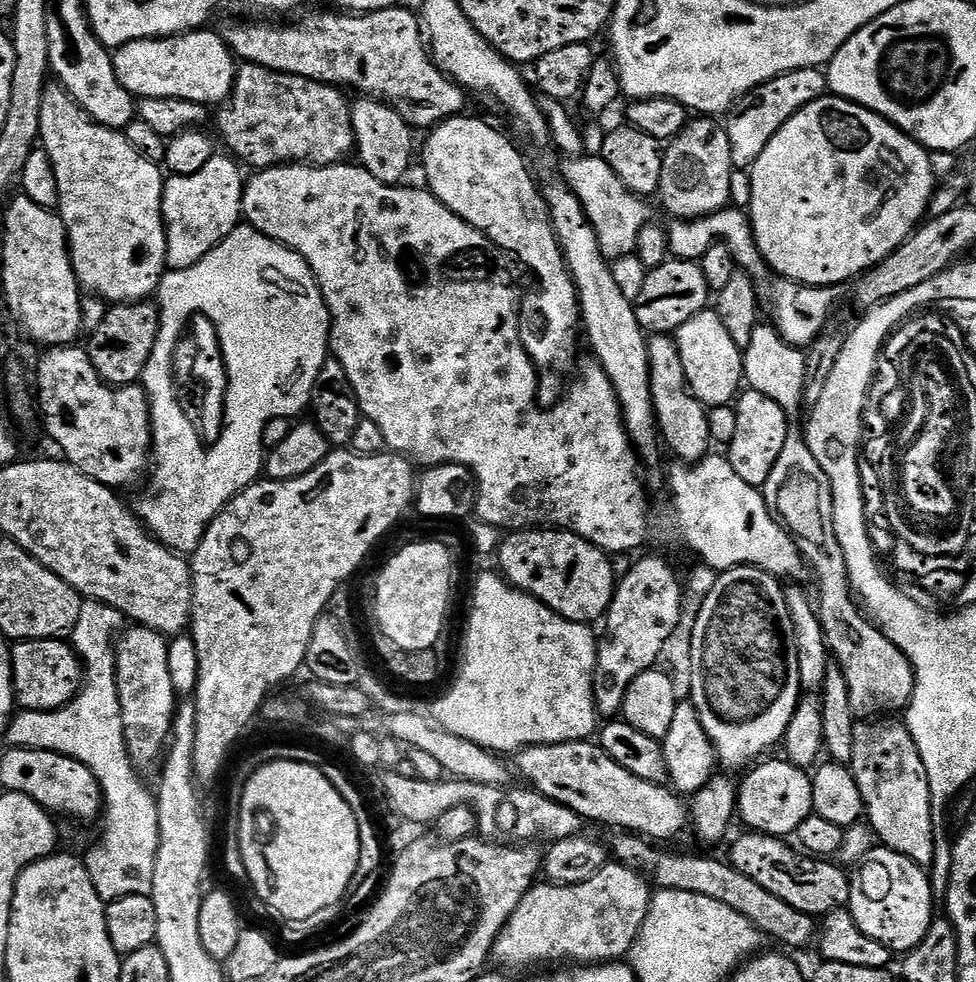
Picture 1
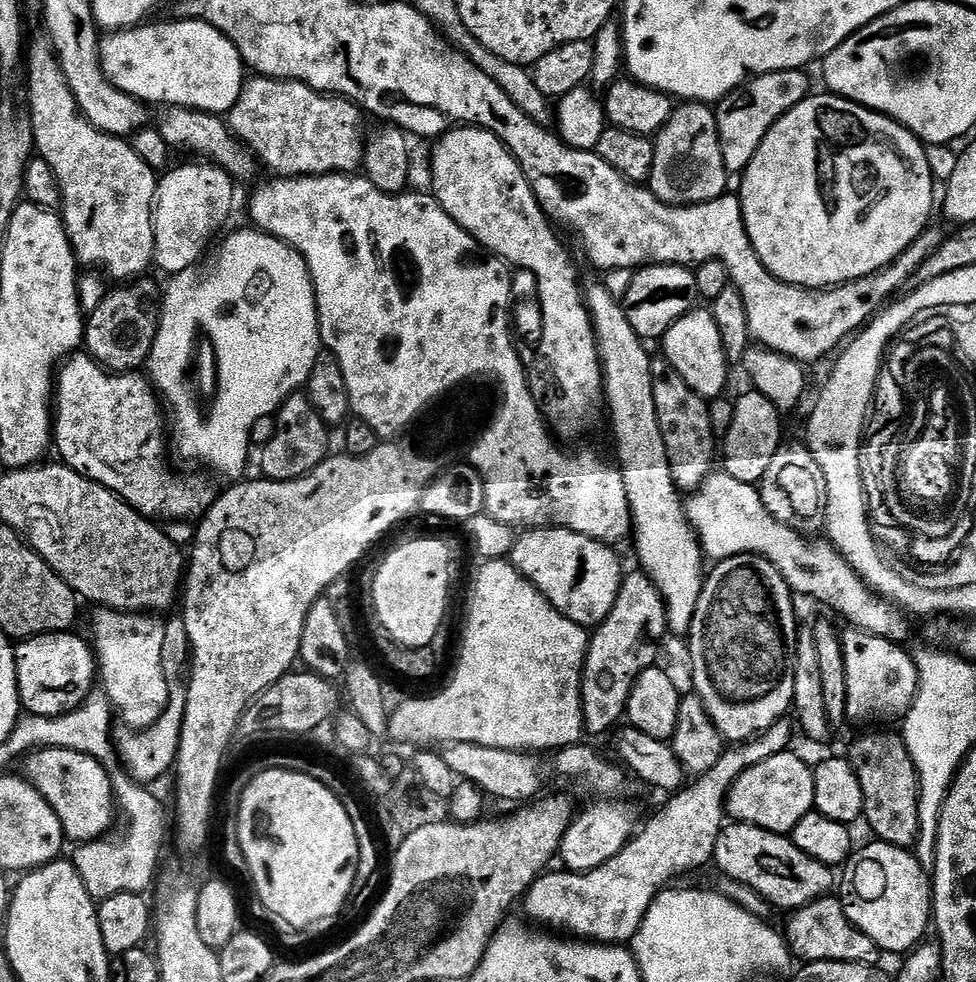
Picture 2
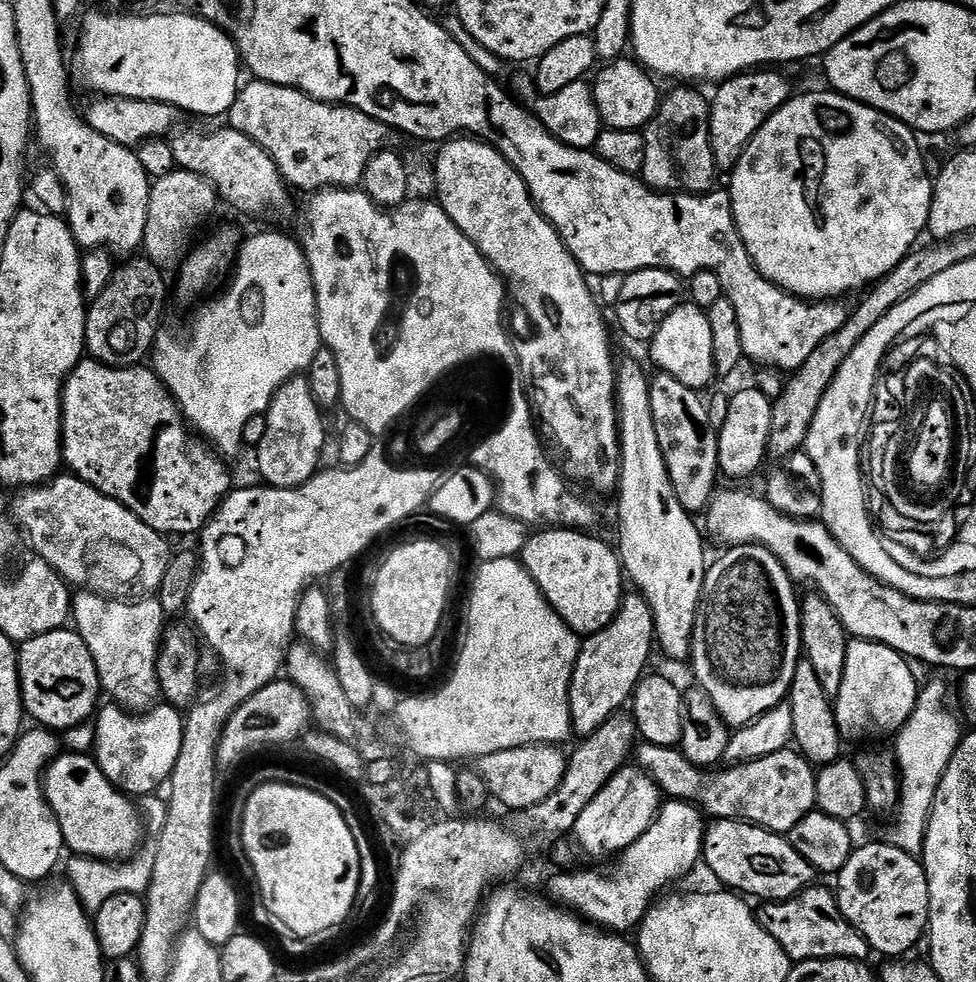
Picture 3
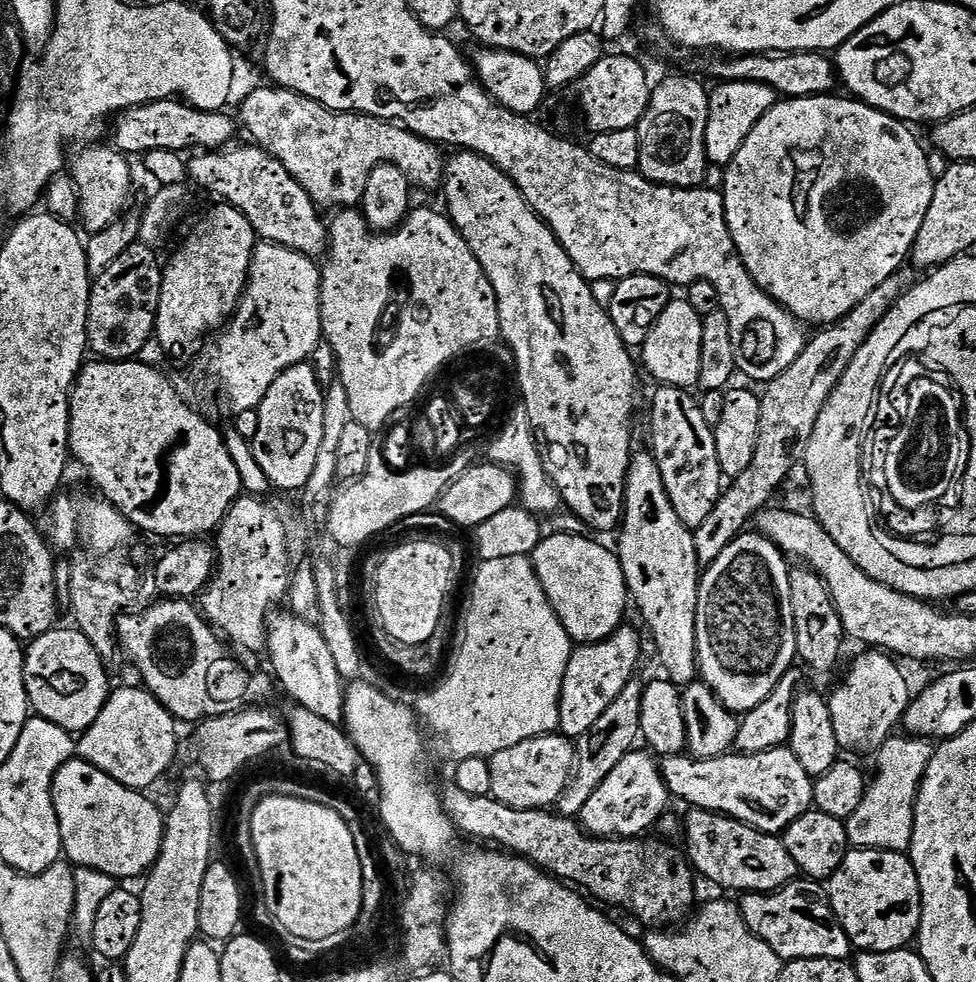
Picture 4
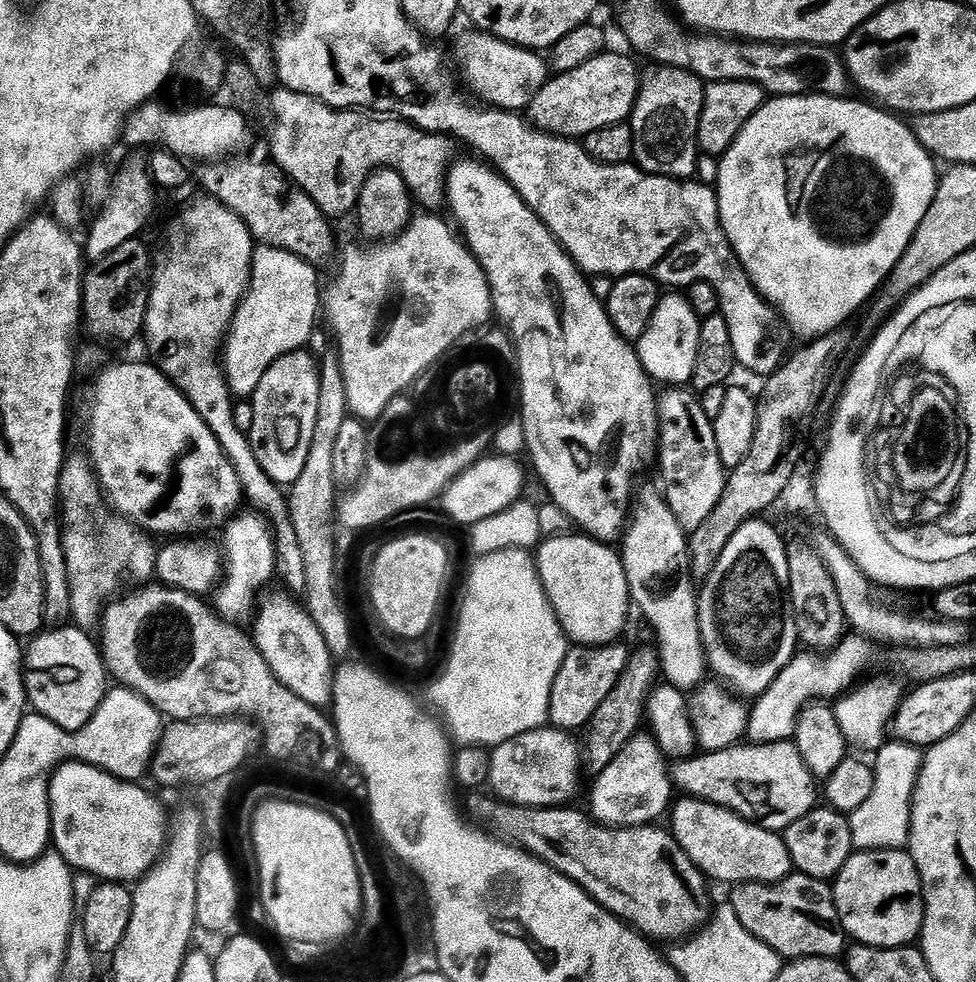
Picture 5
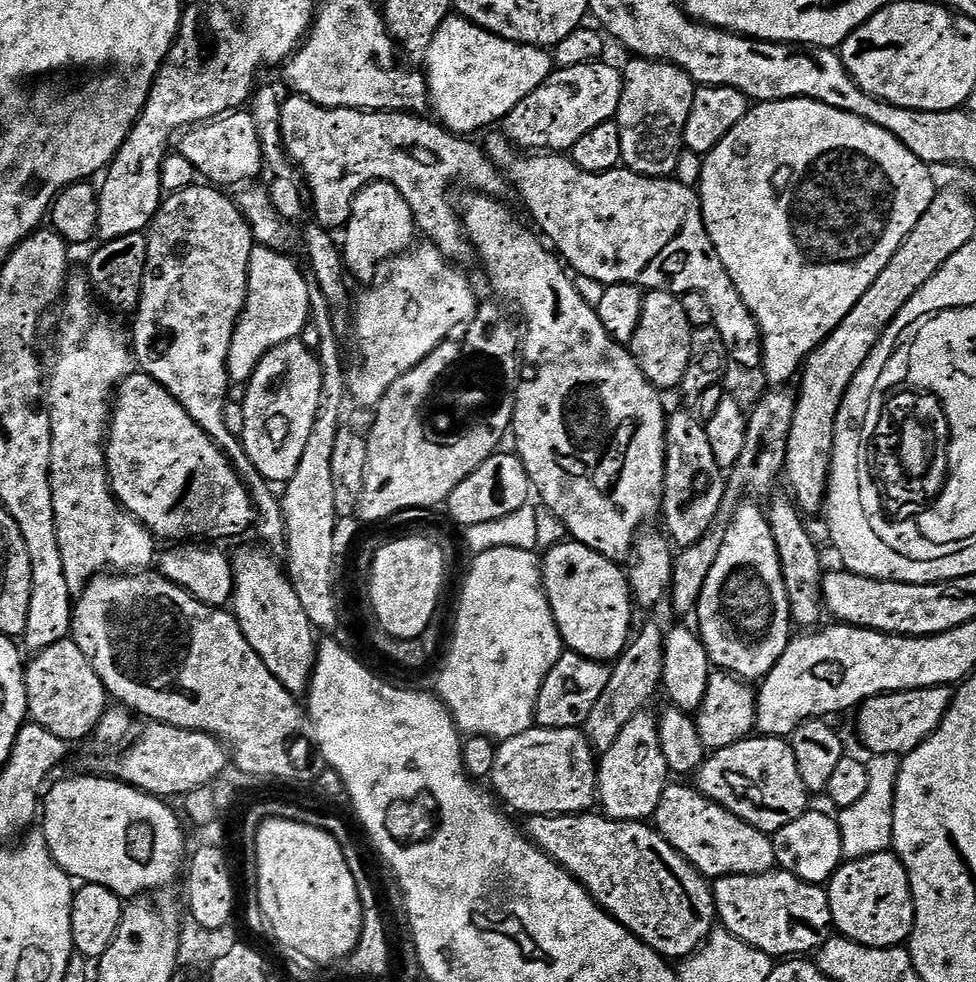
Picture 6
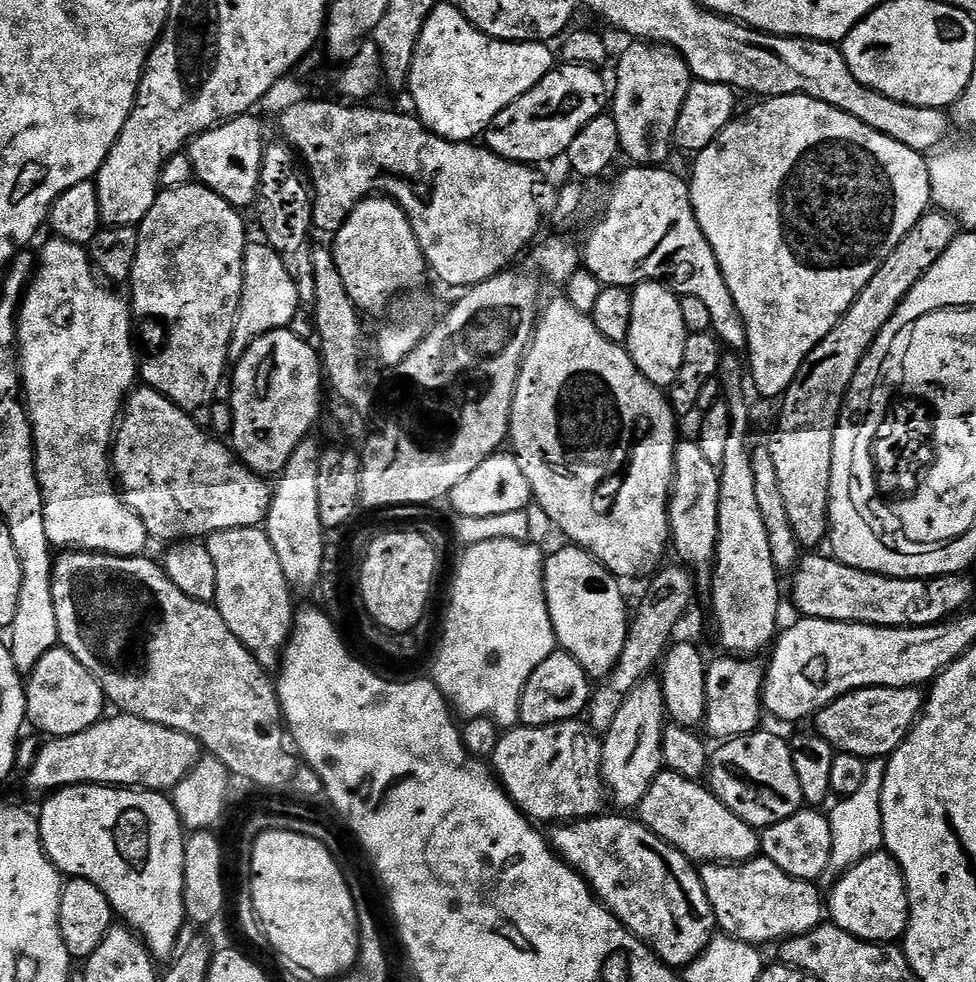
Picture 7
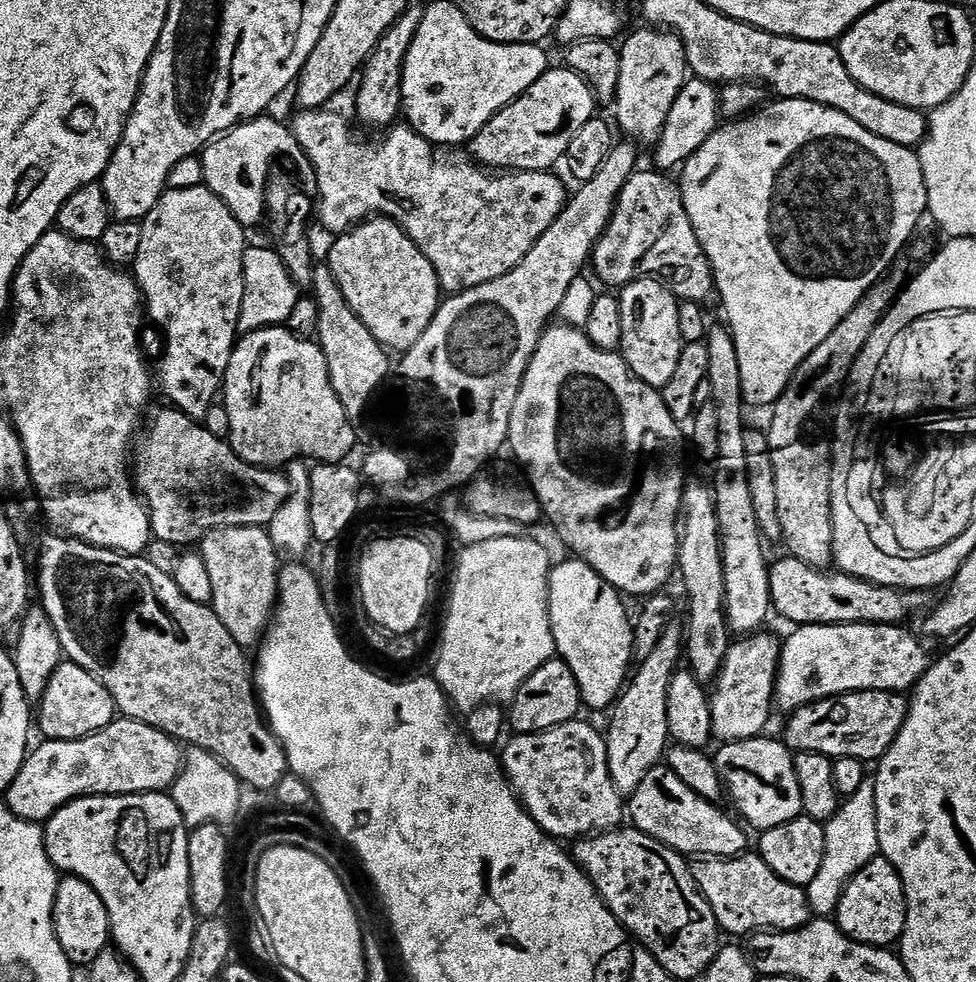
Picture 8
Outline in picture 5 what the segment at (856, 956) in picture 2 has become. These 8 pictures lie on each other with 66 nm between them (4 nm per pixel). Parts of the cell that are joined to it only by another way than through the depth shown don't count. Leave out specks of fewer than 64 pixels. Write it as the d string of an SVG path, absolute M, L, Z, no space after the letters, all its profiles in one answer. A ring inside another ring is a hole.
M793 871L783 880L769 884L735 885L731 892L730 903L734 914L738 914L738 922L782 958L789 961L803 960L805 956L836 958L845 949L846 936L832 901L831 887L825 881Z

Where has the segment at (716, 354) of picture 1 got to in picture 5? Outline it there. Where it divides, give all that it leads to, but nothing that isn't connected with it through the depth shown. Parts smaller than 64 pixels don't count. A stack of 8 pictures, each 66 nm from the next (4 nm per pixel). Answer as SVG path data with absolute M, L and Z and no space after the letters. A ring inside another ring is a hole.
M661 295L656 303L652 316L648 319L645 332L635 345L642 366L653 381L660 380L664 386L684 386L691 381L694 372L694 362L698 356L698 338L700 337L701 319L696 316L687 295Z

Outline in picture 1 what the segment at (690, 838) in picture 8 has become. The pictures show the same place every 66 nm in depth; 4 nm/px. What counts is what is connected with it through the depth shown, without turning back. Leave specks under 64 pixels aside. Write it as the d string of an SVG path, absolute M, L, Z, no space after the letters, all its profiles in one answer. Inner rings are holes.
M744 835L748 836L740 836L733 842L730 863L739 872L746 874L746 878L754 878L758 886L782 898L782 902L790 902L794 910L802 910L813 918L823 918L847 905L850 898L850 876L839 863L828 858L801 854L791 843L788 845L788 842L775 836Z

